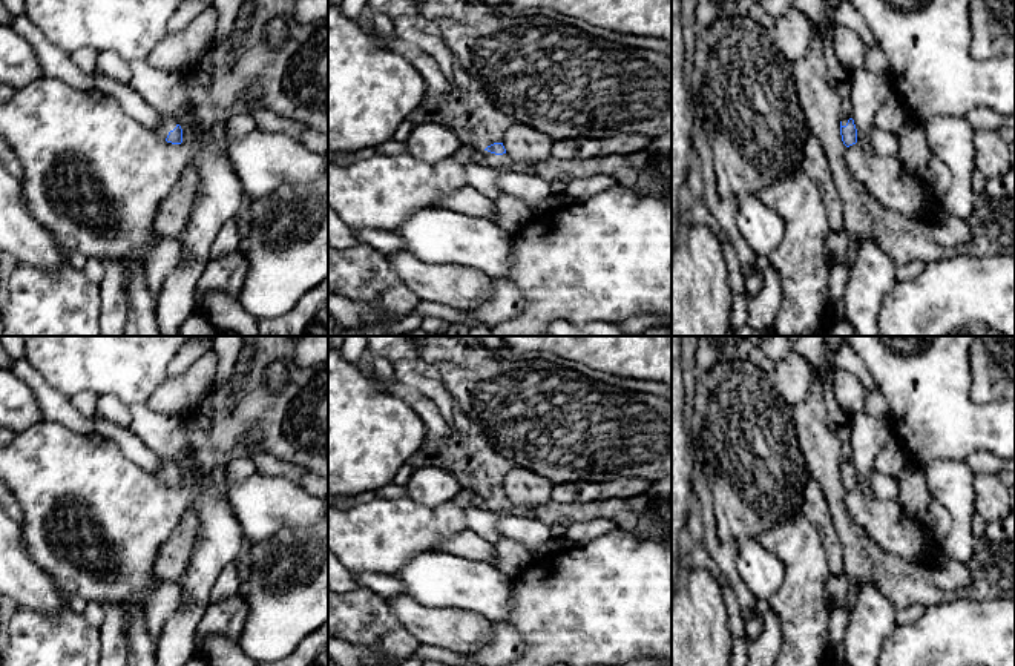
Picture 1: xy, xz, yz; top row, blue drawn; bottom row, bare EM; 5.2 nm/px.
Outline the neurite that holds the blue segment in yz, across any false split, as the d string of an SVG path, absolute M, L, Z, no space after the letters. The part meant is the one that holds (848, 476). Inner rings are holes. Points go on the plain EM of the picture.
M829 376L825 382L825 405L828 411L828 424L842 445L840 456L842 485L846 491L849 491L857 486L857 473L854 463L851 462L851 436L849 436L851 416L839 407L834 397L833 376Z

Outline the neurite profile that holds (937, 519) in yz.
M932 499L928 505L923 522L932 537L938 542L943 542L951 534L954 525L951 513Z

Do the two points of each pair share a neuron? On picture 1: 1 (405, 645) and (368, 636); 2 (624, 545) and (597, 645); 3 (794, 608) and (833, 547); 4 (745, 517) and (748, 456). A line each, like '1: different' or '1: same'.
1: same
2: same
3: different
4: same

